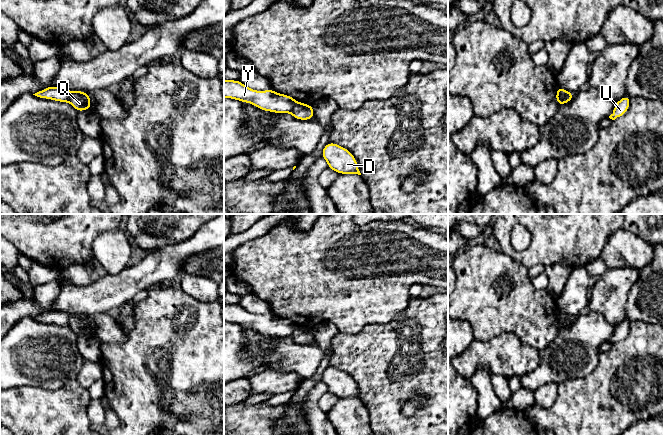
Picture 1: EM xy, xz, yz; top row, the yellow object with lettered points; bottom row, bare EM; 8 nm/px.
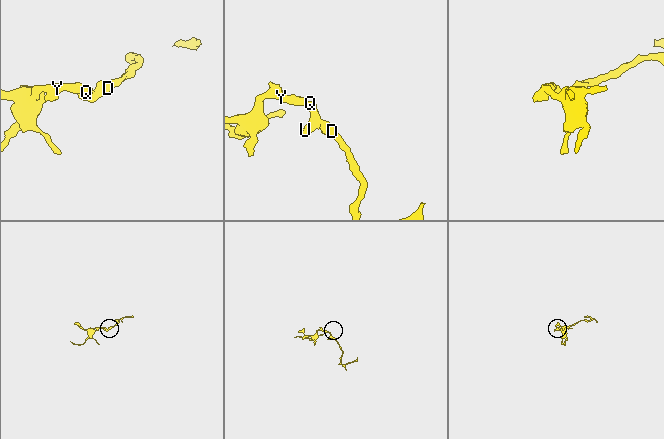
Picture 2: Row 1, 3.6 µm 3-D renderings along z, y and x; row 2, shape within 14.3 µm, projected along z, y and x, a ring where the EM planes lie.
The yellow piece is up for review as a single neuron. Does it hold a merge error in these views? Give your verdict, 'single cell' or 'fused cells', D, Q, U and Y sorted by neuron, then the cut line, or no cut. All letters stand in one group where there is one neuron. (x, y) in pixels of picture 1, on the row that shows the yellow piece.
fused cells | D Q U / Y | yz (567, 91), (563, 103)

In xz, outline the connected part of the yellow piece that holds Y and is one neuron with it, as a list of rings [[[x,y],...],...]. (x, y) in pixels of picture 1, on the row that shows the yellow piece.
[[[224,80],[224,98],[251,103],[261,110],[273,113],[289,113],[296,104],[292,96],[277,93],[272,89],[256,91],[239,80]]]

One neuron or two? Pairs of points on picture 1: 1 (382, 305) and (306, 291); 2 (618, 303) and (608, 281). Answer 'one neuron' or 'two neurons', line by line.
1: one neuron
2: one neuron

